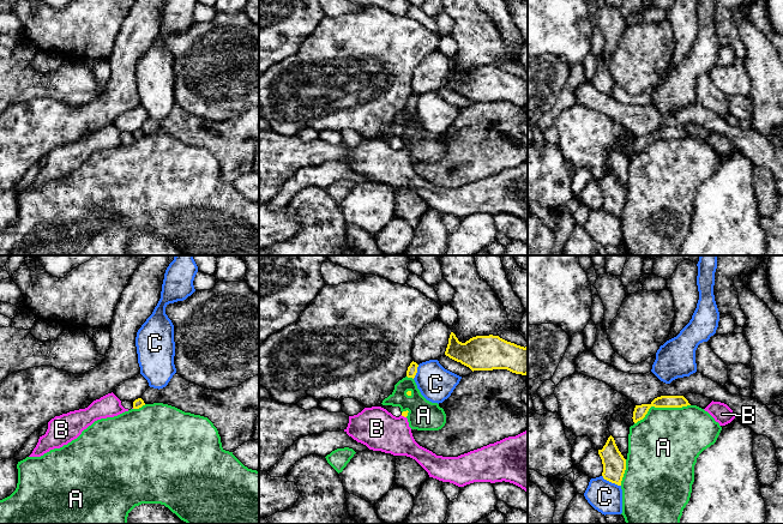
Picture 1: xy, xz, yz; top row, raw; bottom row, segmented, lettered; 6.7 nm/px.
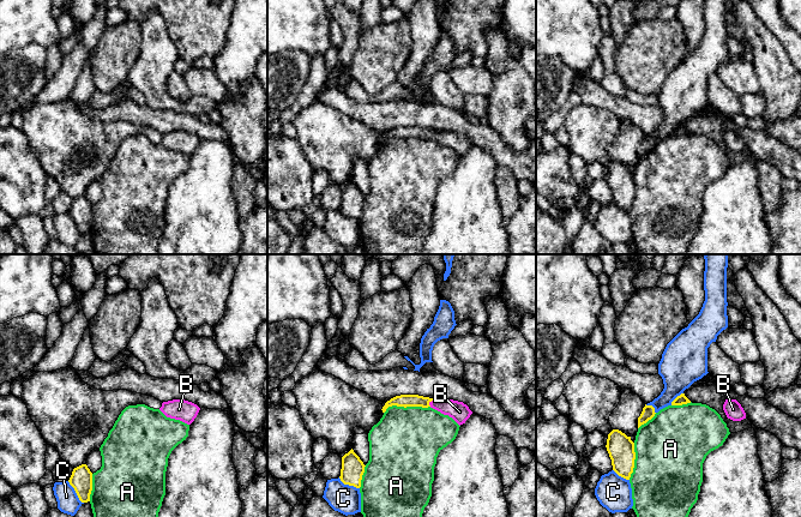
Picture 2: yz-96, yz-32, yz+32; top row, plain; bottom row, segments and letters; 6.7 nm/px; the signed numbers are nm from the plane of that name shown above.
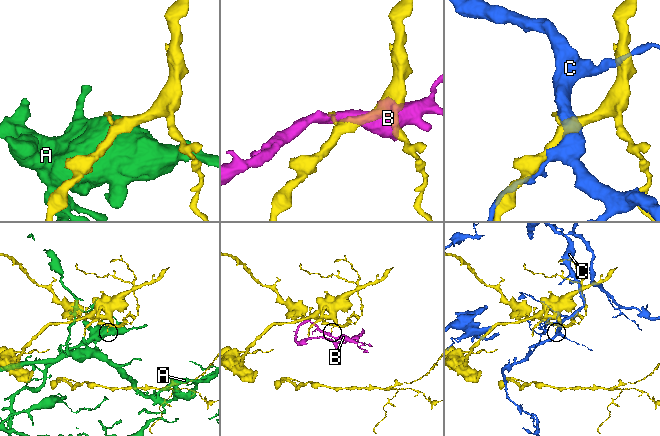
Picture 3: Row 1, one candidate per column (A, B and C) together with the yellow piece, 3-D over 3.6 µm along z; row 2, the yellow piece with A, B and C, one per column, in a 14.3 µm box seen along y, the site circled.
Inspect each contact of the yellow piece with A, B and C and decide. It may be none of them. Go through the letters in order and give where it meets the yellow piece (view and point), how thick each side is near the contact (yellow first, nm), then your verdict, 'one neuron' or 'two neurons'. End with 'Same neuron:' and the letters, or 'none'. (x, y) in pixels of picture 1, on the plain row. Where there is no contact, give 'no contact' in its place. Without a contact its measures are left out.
A: yz (661, 138) | 90/460 nm | two neurons
B: xz (403, 146) | 40/280 nm | one neuron
C: yz (610, 212) | 160/200 nm | two neurons
Same neuron: B

